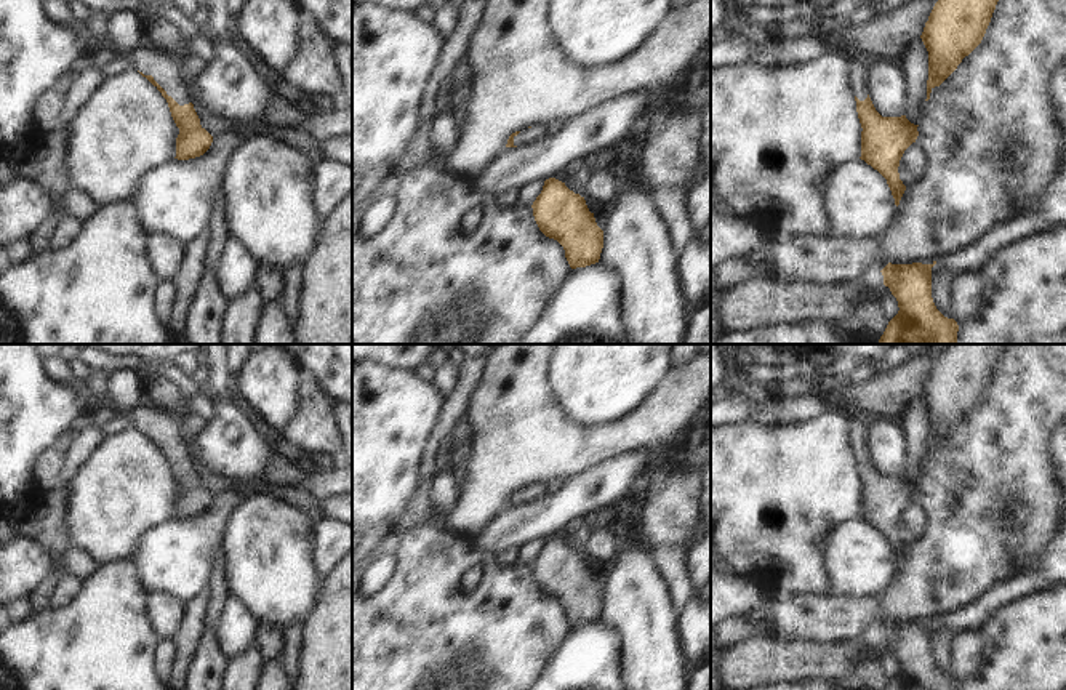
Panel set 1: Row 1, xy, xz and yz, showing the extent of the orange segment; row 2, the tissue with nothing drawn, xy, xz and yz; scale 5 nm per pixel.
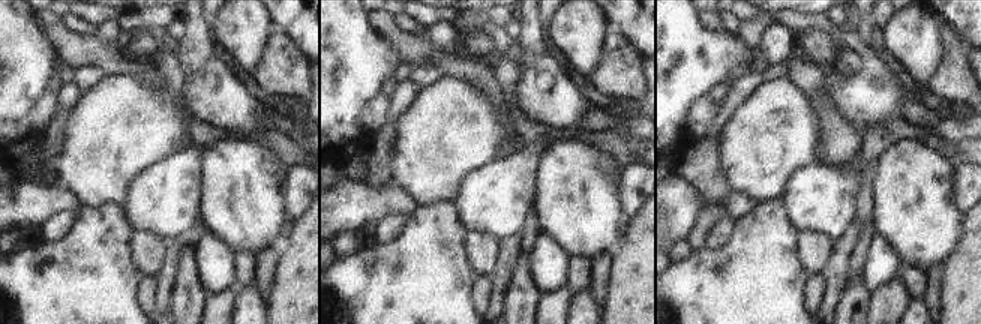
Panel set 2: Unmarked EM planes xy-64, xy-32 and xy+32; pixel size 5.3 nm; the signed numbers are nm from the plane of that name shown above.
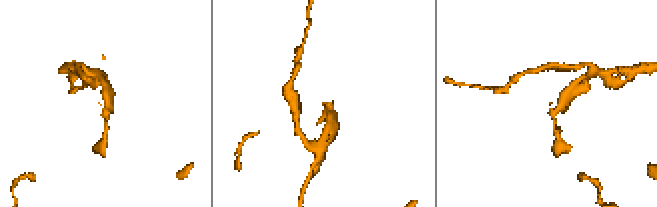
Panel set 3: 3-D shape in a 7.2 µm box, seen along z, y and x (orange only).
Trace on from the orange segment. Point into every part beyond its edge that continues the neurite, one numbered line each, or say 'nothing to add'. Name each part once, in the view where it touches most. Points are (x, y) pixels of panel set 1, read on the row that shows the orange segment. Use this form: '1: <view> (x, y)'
1: xy (167, 72).

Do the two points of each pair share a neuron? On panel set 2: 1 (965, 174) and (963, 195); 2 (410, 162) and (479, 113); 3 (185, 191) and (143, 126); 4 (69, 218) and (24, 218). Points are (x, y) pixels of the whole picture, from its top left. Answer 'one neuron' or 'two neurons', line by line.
1: one neuron
2: one neuron
3: two neurons
4: two neurons

